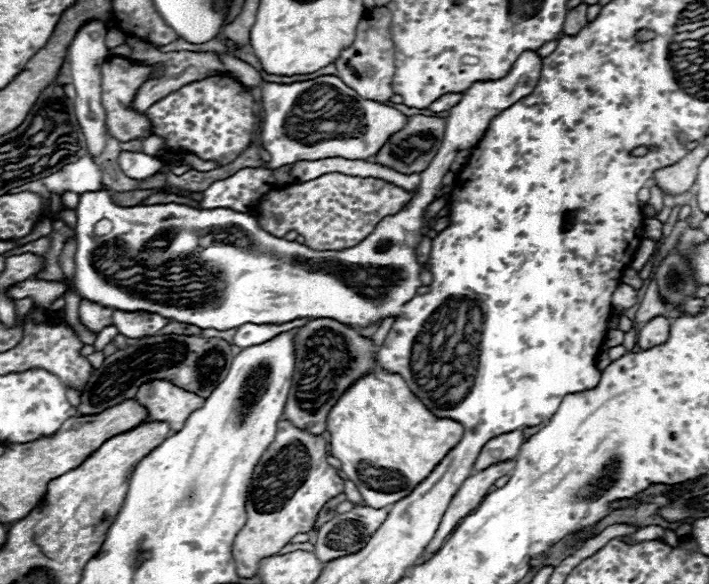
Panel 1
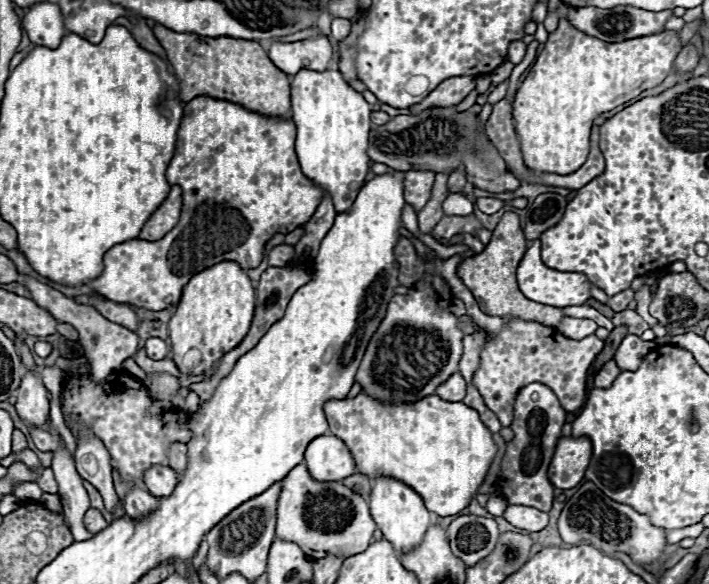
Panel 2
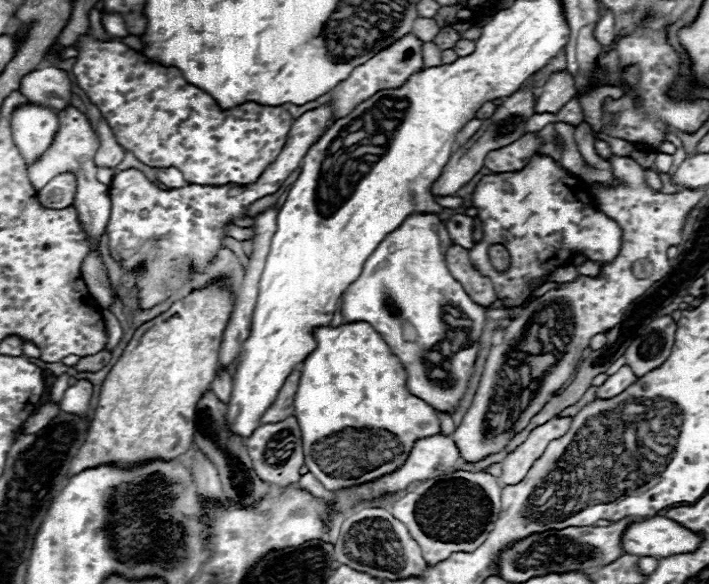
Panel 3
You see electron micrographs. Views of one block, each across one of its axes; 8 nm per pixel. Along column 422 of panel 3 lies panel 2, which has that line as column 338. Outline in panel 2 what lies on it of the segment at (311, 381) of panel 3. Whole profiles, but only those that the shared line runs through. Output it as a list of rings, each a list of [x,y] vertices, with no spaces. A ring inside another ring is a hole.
[[[360,392],[356,398],[326,402],[324,412],[330,432],[350,448],[358,472],[366,474],[368,478],[392,476],[406,482],[422,496],[426,508],[438,516],[460,514],[470,500],[478,496],[478,488],[482,486],[498,450],[492,440],[492,432],[482,424],[474,408],[462,402],[446,402],[436,394],[412,404],[380,404],[378,400]]]

